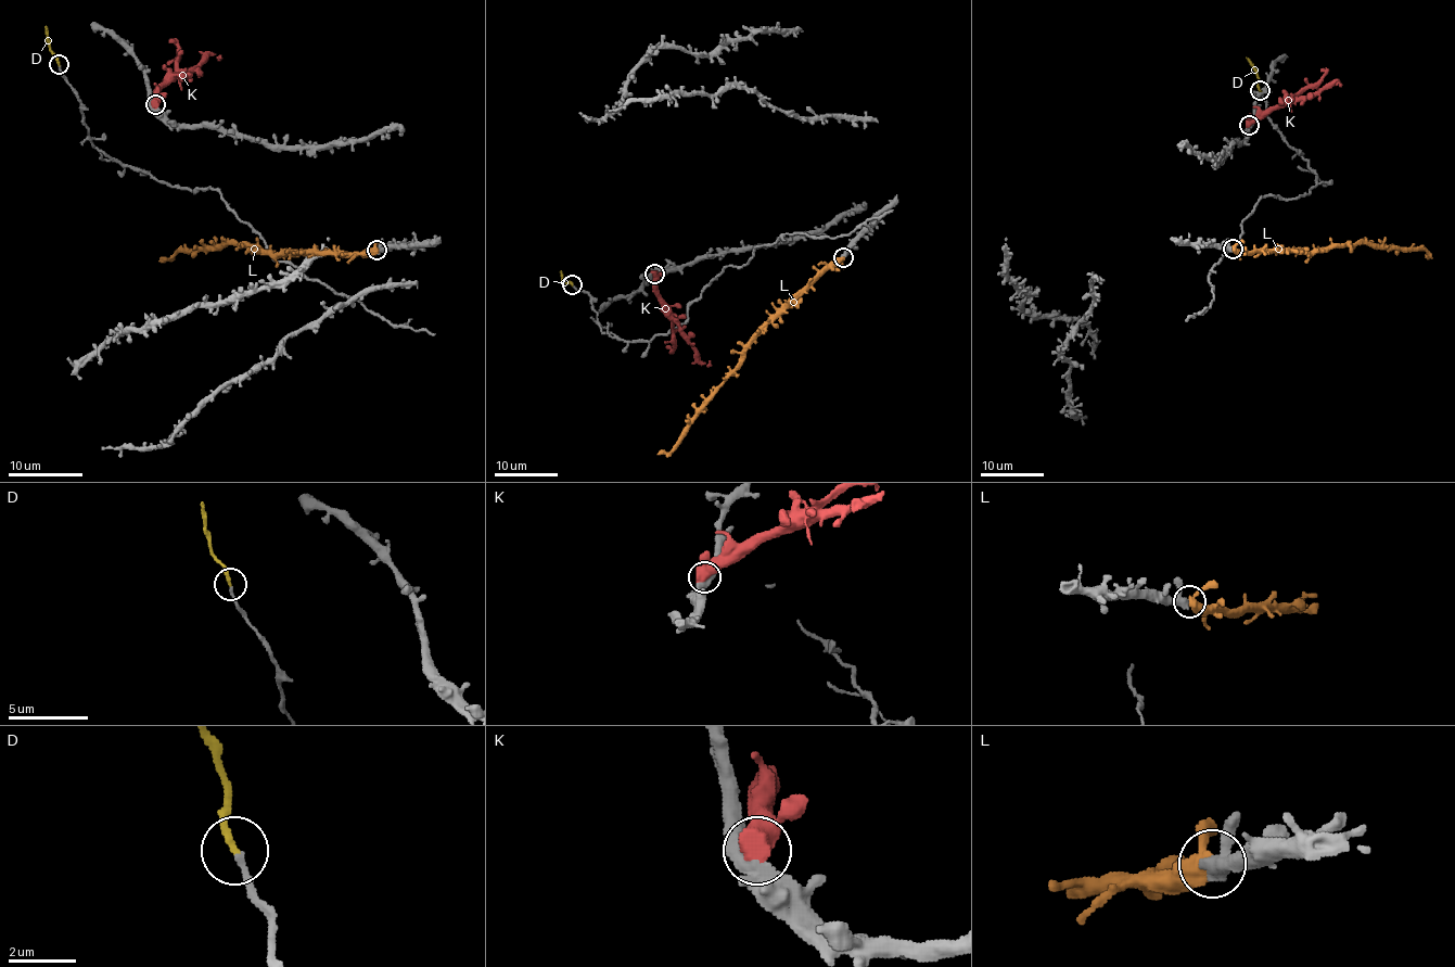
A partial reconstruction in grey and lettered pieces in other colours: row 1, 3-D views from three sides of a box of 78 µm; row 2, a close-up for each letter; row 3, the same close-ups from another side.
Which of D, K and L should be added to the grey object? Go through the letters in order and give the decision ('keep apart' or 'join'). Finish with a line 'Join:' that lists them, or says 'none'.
D: join
K: keep apart
L: join
Join: D, L

